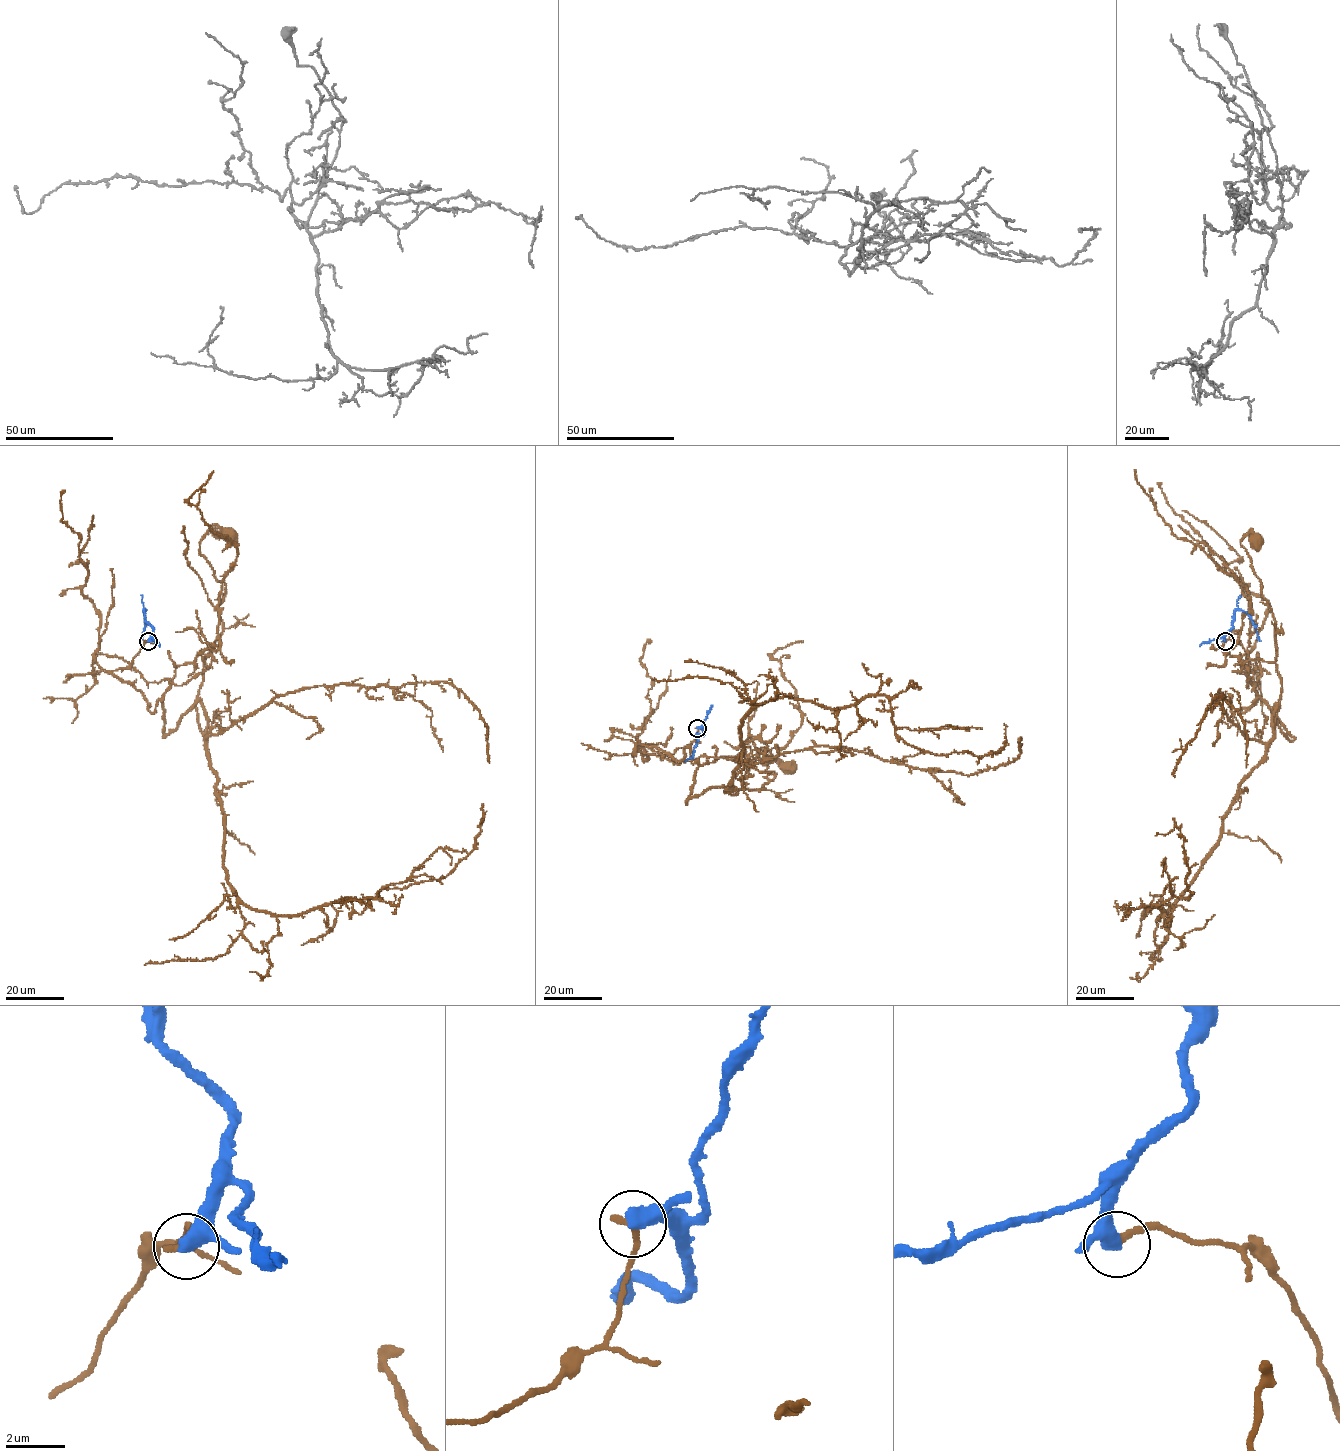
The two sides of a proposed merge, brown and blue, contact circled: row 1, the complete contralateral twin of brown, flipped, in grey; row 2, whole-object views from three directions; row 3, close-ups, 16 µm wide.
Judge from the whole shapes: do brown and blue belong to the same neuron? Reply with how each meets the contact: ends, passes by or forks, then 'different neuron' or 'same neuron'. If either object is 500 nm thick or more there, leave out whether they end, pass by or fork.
different neuron

